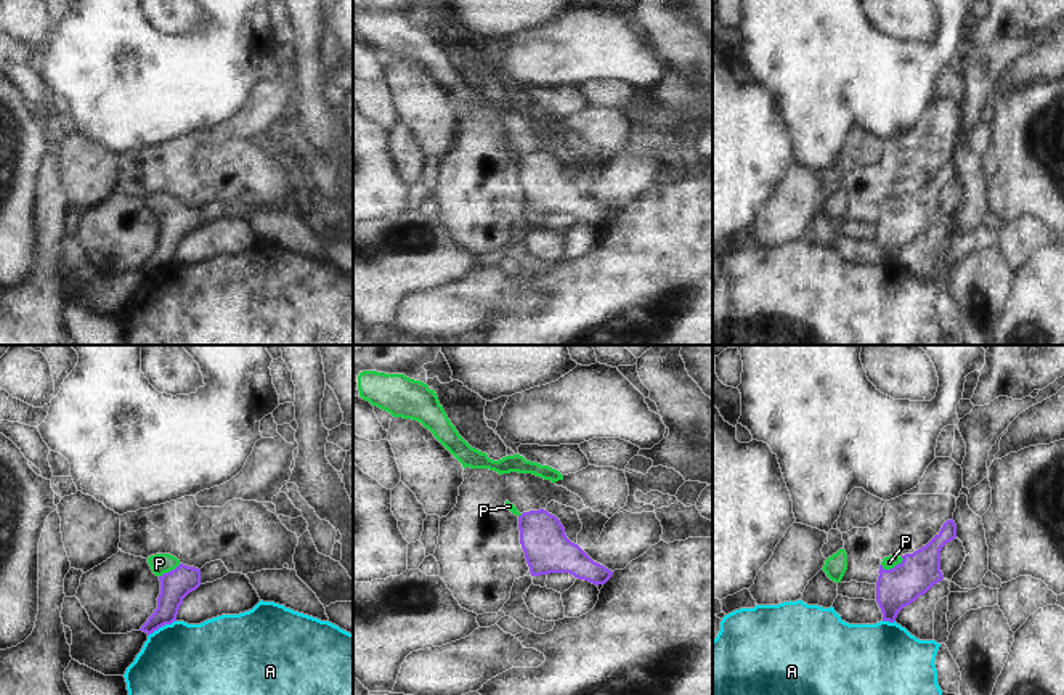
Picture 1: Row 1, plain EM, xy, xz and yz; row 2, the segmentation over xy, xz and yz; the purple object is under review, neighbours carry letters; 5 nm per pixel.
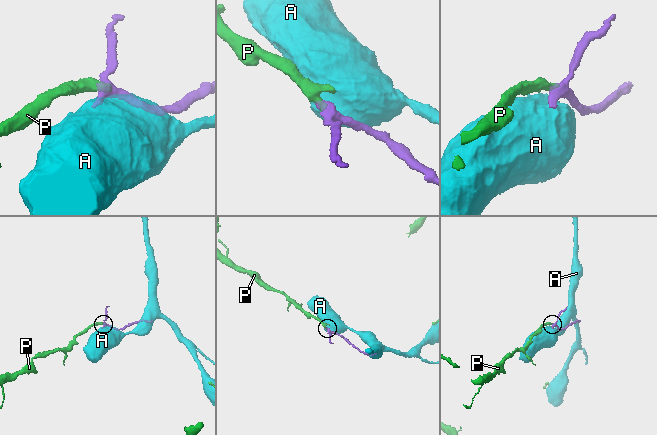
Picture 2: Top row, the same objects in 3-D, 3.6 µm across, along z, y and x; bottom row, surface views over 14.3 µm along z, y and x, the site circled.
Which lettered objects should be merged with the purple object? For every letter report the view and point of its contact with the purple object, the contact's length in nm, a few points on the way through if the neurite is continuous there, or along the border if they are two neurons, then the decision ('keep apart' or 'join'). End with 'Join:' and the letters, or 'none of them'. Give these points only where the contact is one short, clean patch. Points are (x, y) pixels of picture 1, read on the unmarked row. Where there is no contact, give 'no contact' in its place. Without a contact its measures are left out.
A: xy (161, 267) | 170 nm | along xy (175, 260), (159, 267), (148, 276) | keep apart
P: yz (894, 207) | 130 nm | across yz (896, 228), (894, 207), (889, 203) | join
Join: P

